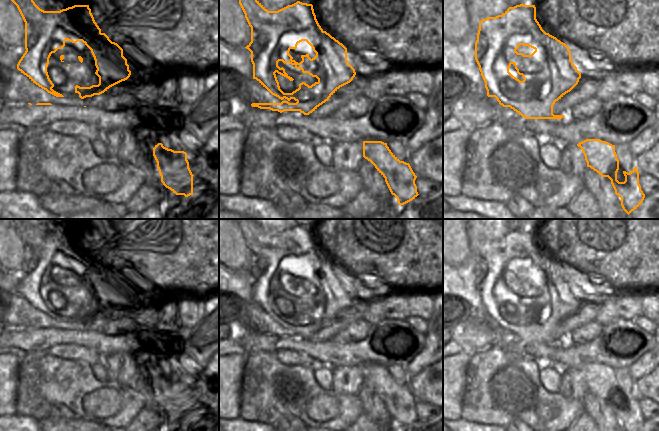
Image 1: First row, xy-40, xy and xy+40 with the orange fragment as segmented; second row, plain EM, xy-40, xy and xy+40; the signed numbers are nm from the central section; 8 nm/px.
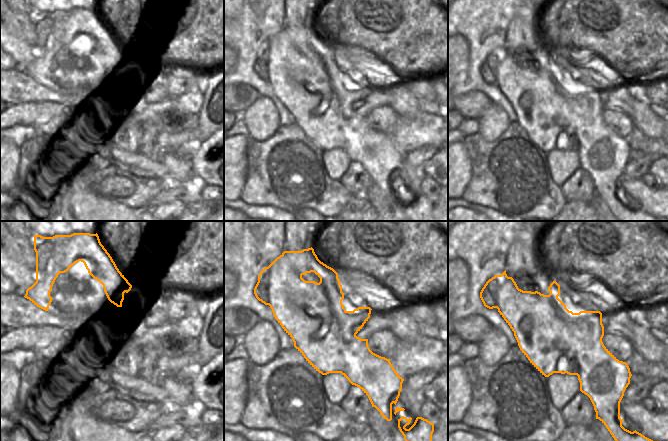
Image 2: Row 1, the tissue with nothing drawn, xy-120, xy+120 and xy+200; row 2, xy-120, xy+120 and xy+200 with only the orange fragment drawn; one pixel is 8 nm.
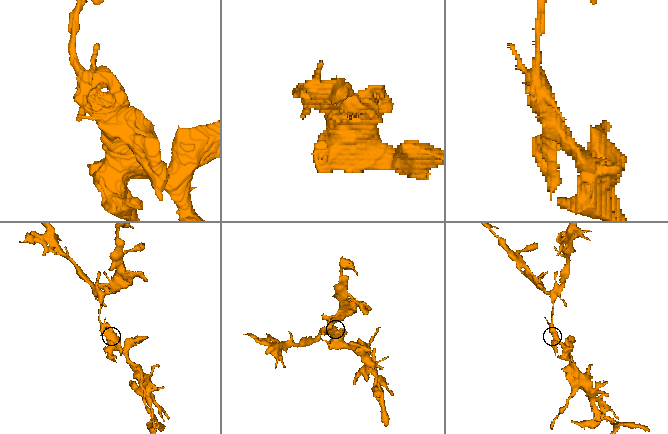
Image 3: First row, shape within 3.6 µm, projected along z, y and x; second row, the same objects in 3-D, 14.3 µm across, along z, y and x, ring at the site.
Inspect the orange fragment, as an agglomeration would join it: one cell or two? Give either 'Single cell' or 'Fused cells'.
Fused cells

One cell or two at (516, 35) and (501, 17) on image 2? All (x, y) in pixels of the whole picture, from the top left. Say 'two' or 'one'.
two

